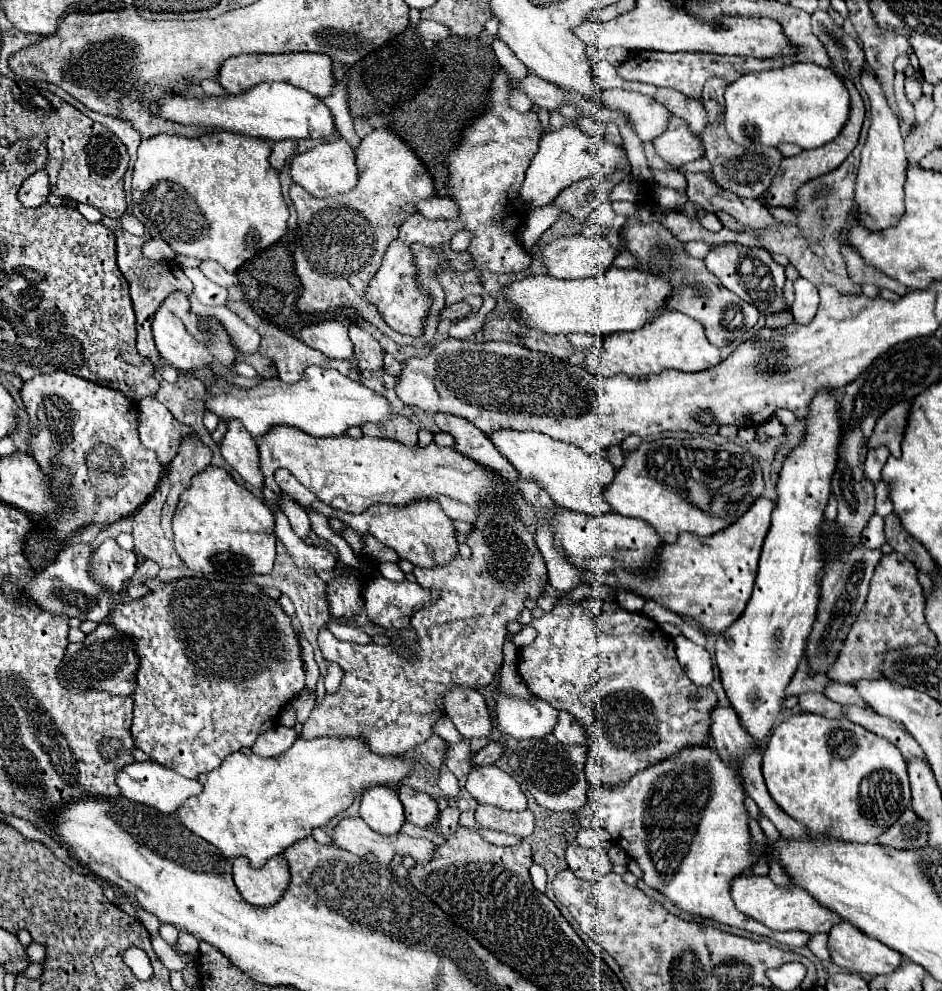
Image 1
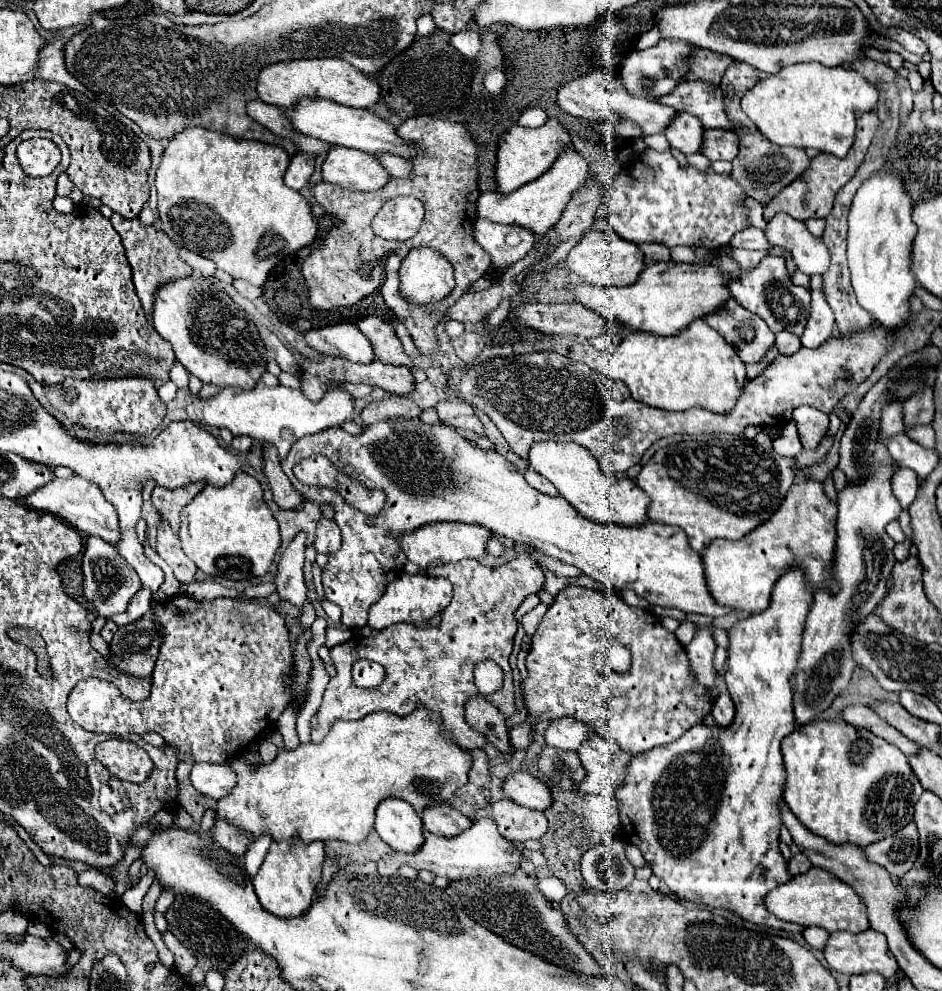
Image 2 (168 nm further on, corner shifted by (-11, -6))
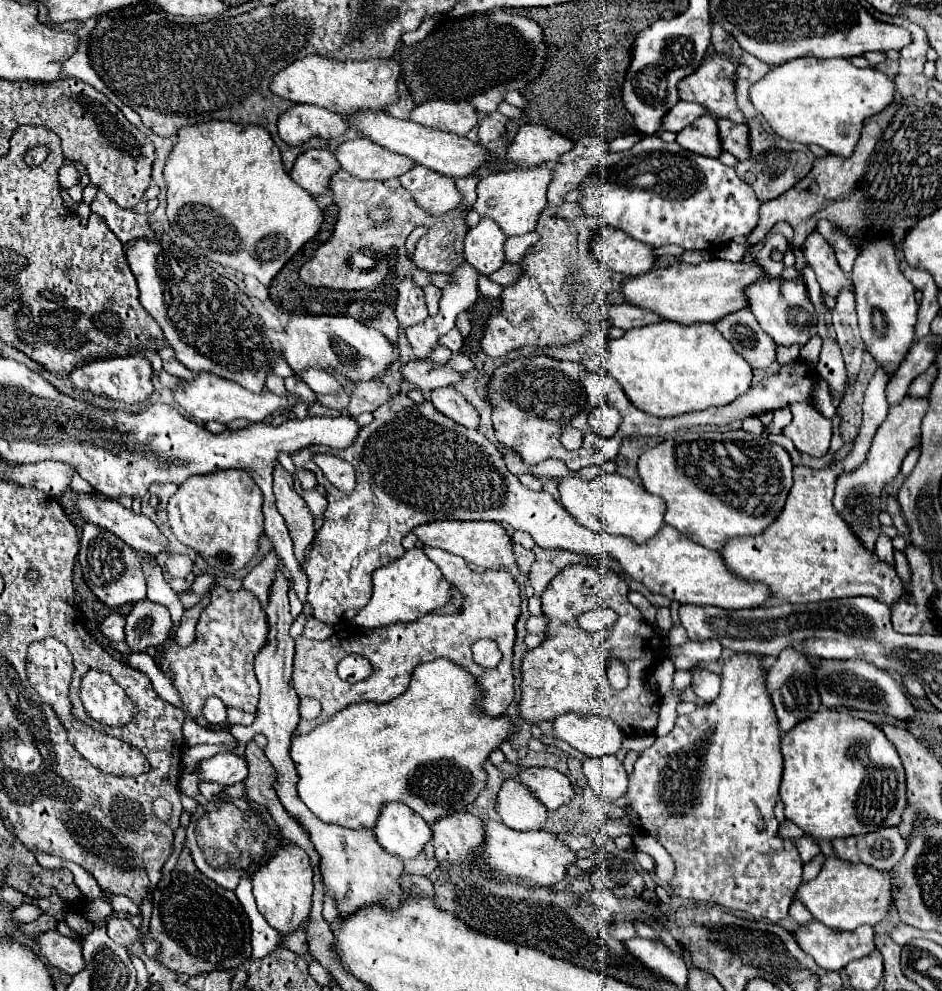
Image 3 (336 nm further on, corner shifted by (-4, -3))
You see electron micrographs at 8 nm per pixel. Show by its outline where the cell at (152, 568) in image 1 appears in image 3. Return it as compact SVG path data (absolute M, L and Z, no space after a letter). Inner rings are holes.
M108 615L102 623L100 623L100 631L106 639L114 641L114 643L120 643L126 639L124 635L124 617L122 615Z

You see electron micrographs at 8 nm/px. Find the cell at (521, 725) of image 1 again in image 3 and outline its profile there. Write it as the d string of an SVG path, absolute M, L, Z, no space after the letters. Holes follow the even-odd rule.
M566 713L554 719L554 735L568 741L574 749L588 757L616 755L622 747L624 733L612 723L612 719L588 717L578 713Z

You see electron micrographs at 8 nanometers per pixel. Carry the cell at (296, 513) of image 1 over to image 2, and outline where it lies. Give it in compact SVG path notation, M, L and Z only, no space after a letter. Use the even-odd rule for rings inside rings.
M299 532L295 540L289 544L289 548L283 552L279 566L277 566L277 594L297 606L301 614L305 612L305 600L307 600L307 588L303 582L303 552L307 546L307 534Z

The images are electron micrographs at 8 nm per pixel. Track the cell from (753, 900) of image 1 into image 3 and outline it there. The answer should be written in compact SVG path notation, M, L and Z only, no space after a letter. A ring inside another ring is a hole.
M826 857L822 871L810 883L802 883L796 891L796 899L800 899L808 911L822 921L826 927L852 931L858 925L876 925L880 923L890 907L894 905L894 891L892 891L892 875L890 871L878 871L864 863L846 863L838 857Z

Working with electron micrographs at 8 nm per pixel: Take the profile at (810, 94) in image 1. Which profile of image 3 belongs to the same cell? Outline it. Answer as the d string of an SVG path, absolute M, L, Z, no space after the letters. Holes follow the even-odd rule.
M800 57L774 67L750 89L754 107L784 139L820 145L834 155L850 157L862 131L862 123L884 111L894 101L896 83L872 67L854 67L848 59Z

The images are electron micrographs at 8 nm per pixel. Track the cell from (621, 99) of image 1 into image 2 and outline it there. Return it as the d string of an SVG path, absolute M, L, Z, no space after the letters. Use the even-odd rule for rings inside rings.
M681 112L673 116L669 126L663 130L663 136L671 144L671 148L681 150L683 154L693 154L693 152L699 152L701 130L703 130L703 124L699 118L687 112Z

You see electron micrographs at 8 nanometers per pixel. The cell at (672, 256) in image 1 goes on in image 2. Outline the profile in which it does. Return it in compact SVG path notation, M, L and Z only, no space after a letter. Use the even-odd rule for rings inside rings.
M729 298L725 308L707 314L705 320L739 352L743 362L759 362L775 344L775 334L765 320L739 306L735 298Z

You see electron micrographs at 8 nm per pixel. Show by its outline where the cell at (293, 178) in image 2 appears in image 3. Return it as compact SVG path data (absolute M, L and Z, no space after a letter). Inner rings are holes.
M310 149L296 159L290 177L312 197L320 197L328 191L330 179L338 169L340 165L334 151Z

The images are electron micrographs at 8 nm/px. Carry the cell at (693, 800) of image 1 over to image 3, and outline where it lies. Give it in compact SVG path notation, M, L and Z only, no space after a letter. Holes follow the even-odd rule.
M734 655L724 663L722 669L722 687L718 697L704 705L698 707L696 711L688 715L678 715L674 729L664 735L656 737L654 745L640 753L638 761L634 763L634 773L630 775L628 783L628 793L626 797L632 801L632 809L638 813L640 829L646 829L650 837L662 843L662 847L672 855L676 861L676 875L670 879L670 887L674 893L678 893L684 899L694 899L694 901L708 901L722 905L730 911L744 911L754 919L768 919L768 921L780 921L788 915L790 901L794 899L796 889L802 883L802 859L798 855L798 849L794 845L794 839L782 839L778 835L778 821L774 817L774 803L778 799L778 787L780 787L780 777L782 777L782 753L780 753L780 727L776 723L776 715L768 697L768 691L764 687L764 667L760 665L758 655Z

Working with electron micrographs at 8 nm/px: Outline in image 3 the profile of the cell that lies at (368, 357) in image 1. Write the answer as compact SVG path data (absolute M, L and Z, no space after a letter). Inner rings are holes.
M360 299L360 301L350 303L348 315L368 327L382 331L392 343L398 341L398 319L396 319L392 307L388 307L380 301Z

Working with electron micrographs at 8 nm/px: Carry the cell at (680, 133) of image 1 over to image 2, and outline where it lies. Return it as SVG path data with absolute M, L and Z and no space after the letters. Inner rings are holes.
M705 130L701 154L711 162L715 160L733 160L739 152L739 140L731 130Z

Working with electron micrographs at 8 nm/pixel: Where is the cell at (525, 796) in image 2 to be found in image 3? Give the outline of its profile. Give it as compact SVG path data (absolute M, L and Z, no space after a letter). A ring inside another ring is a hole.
M526 767L518 769L518 775L548 809L558 809L562 805L568 805L574 797L574 787L570 779L558 769Z

